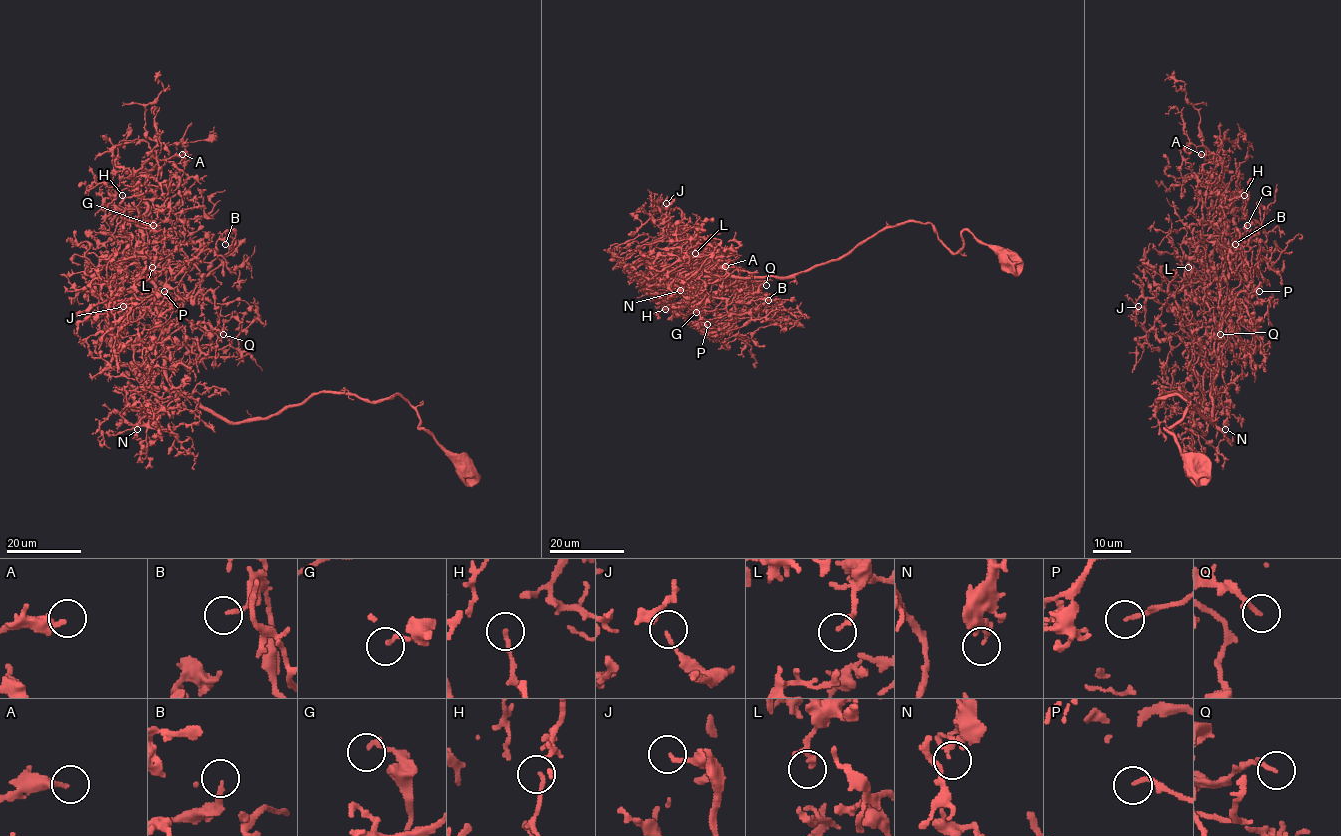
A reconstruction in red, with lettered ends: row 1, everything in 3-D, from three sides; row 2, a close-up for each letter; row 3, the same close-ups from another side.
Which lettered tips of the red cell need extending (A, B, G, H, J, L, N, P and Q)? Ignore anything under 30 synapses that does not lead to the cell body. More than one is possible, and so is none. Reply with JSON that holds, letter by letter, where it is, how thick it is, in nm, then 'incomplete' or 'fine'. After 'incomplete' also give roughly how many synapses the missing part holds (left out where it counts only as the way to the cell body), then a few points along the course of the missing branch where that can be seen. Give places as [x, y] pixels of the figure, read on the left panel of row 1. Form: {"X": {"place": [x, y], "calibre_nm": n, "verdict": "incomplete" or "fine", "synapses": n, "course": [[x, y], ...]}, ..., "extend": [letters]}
{"A": {"place": [182, 154], "calibre_nm": 280, "verdict": "fine"}, "B": {"place": [225, 244], "calibre_nm": 150, "verdict": "fine"}, "G": {"place": [153, 225], "calibre_nm": 180, "verdict": "fine"}, "H": {"place": [122, 195], "calibre_nm": 100, "verdict": "fine"}, "J": {"place": [123, 306], "calibre_nm": 140, "verdict": "fine"}, "L": {"place": [152, 267], "calibre_nm": 100, "verdict": "fine"}, "N": {"place": [137, 429], "calibre_nm": 190, "verdict": "fine"}, "P": {"place": [164, 291], "calibre_nm": 160, "verdict": "incomplete", "synapses": 60, "course": [[164, 291], [159, 312]]}, "Q": {"place": [223, 334], "calibre_nm": 190, "verdict": "fine"}, "extend": ["P"]}

